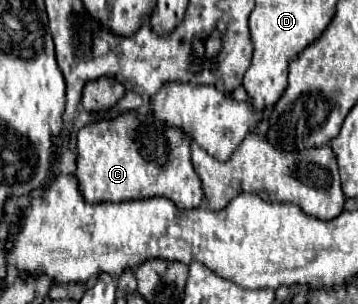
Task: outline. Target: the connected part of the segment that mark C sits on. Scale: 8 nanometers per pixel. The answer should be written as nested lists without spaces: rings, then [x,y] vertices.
[[[147,103],[119,117],[101,119],[79,129],[75,177],[83,199],[89,203],[147,197],[167,197],[179,209],[193,209],[203,203],[201,179],[191,165],[187,135],[155,119]]]

